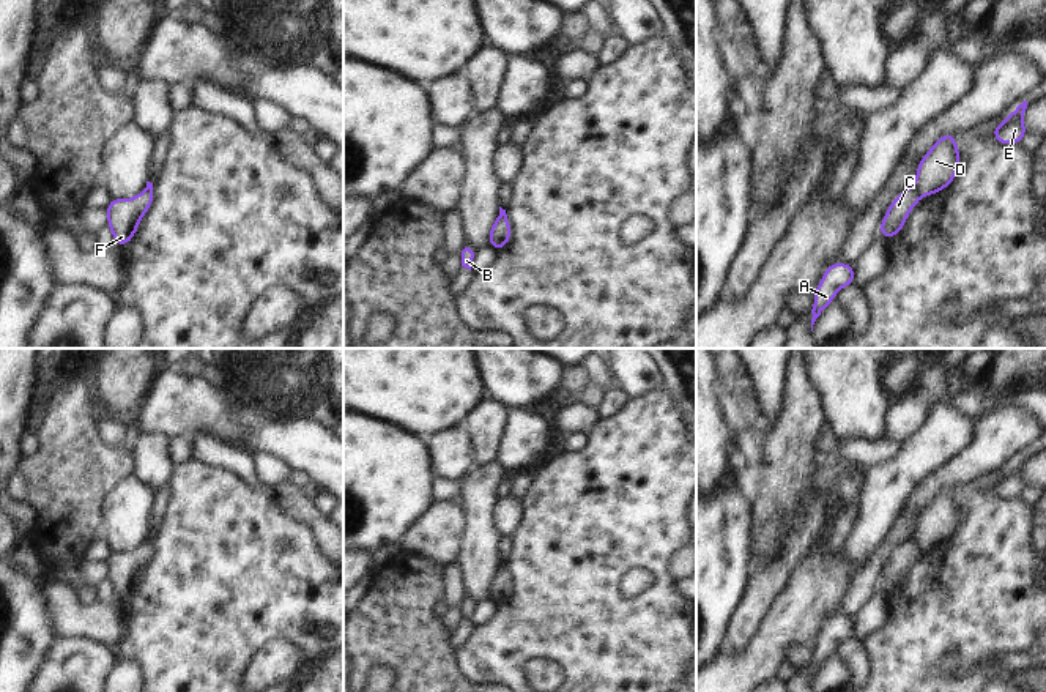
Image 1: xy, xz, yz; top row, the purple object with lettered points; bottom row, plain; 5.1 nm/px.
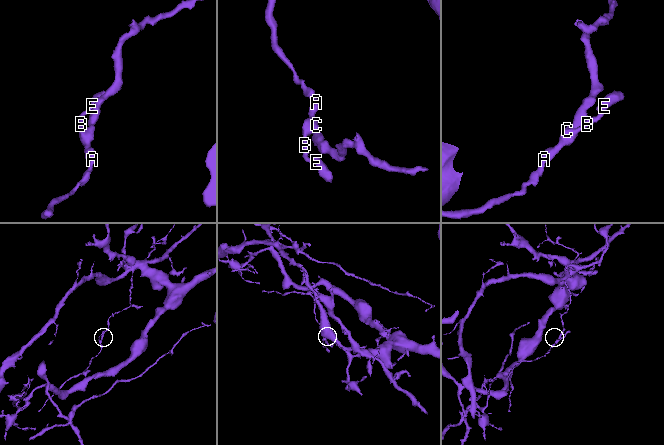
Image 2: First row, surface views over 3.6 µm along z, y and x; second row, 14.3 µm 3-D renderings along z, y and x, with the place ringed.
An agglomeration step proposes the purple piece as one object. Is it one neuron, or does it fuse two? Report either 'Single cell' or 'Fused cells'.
Fused cells.

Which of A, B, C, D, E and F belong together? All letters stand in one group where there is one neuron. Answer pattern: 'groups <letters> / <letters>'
groups A B C E F / D

